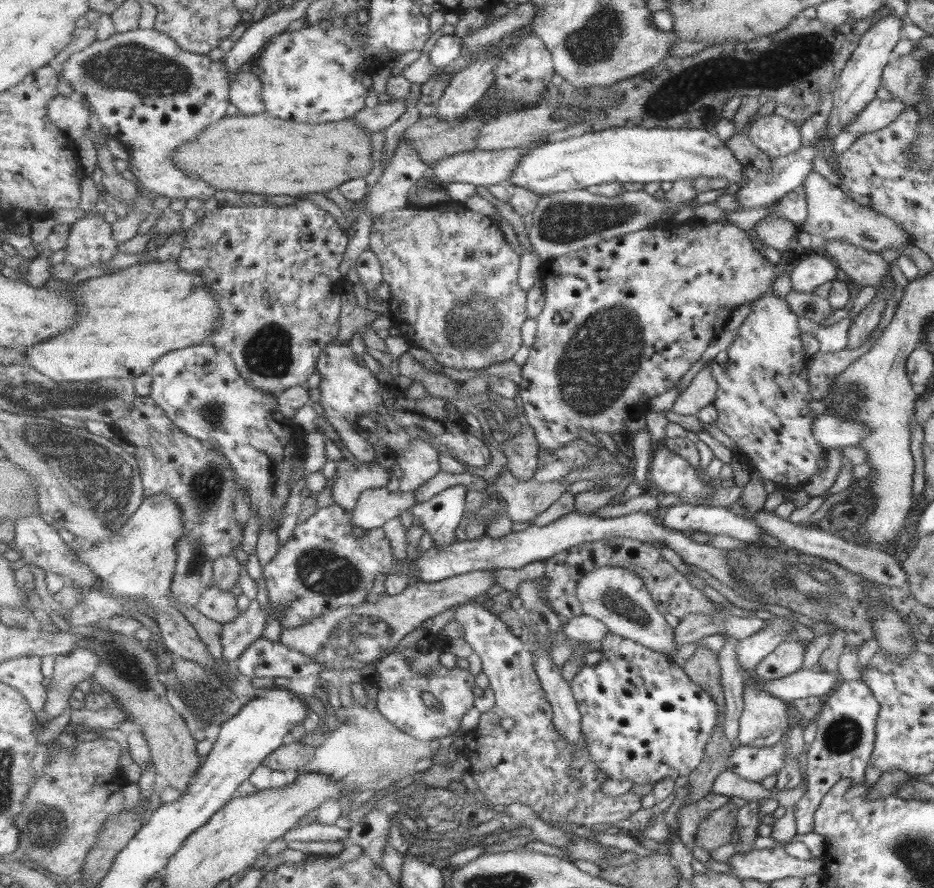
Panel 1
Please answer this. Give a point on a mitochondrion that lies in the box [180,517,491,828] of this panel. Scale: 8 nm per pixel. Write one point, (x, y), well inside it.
(337, 640)

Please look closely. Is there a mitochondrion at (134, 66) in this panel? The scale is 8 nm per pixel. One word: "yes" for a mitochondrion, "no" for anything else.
yes

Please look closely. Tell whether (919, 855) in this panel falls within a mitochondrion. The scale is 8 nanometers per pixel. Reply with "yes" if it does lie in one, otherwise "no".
yes

